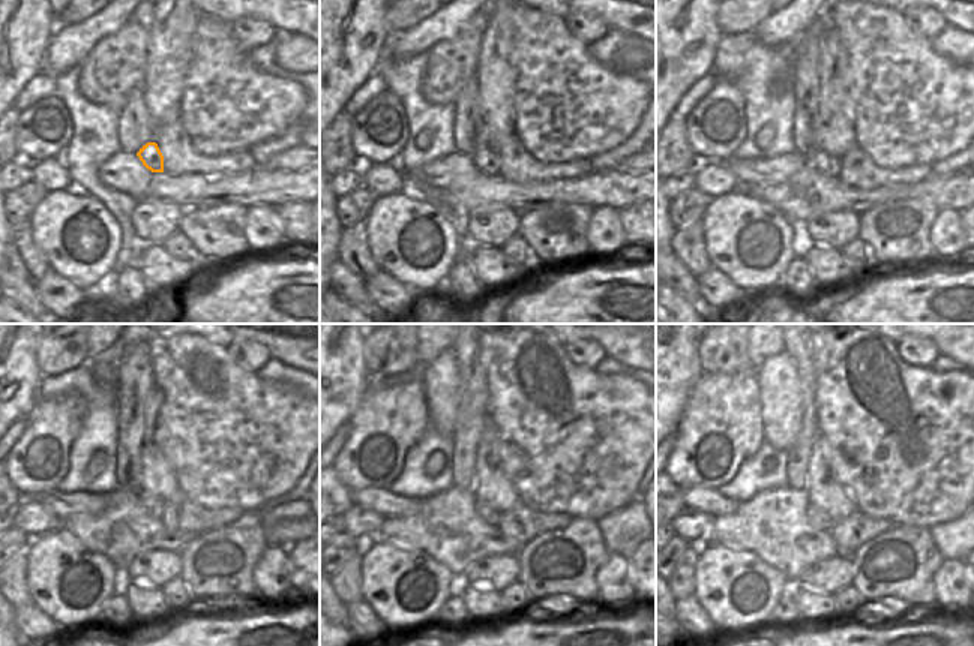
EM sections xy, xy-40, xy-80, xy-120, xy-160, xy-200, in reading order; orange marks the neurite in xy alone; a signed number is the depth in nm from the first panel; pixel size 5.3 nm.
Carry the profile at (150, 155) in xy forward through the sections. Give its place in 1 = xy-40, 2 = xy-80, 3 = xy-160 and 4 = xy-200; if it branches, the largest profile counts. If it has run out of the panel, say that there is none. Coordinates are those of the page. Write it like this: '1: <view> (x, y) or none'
1: xy-40 (486, 161)
2: xy-80 (827, 165)
3: xy-160 (488, 514)
4: xy-200 (815, 516)

